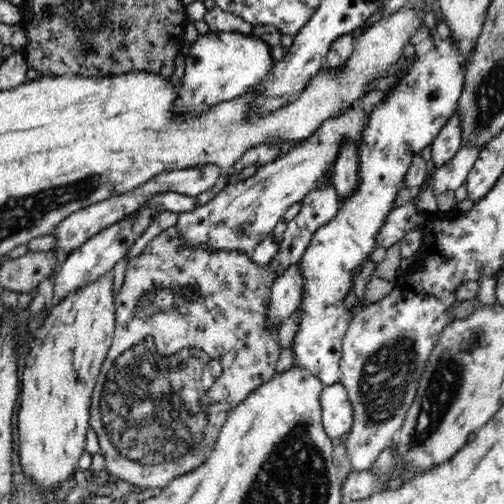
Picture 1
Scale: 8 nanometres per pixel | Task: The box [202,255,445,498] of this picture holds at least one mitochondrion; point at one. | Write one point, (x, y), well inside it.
(386, 381)

